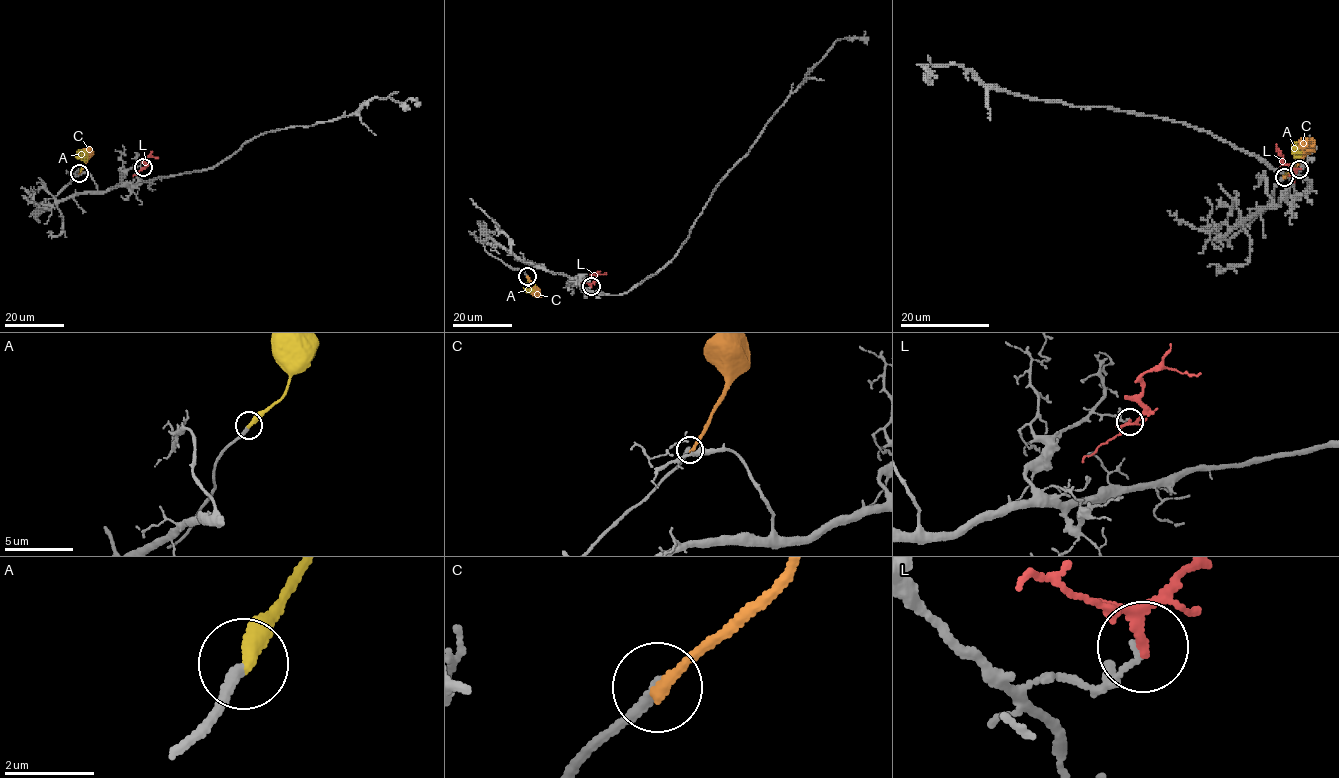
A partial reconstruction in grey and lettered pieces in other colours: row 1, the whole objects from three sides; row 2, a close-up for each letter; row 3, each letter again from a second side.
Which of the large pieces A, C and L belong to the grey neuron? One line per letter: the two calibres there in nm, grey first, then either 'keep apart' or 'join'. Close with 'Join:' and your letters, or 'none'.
A: calibres 260 and 360 nm; join
C: calibres 280 and 260 nm; keep apart
L: calibres 140 and 170 nm; keep apart
Join: A

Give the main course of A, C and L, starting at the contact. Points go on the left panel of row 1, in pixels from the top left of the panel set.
A: (79, 172), (84, 162), (79, 149)
C: (79, 173), (90, 152), (89, 146)
L: (143, 168), (147, 165), (147, 157), (158, 157)

